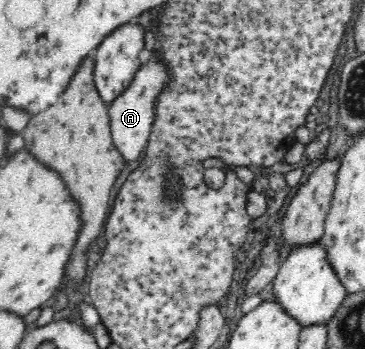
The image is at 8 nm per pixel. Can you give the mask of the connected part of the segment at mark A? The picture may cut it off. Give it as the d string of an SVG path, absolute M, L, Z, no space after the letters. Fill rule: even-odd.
M155 57L142 66L135 75L131 85L113 102L107 104L107 116L109 117L111 138L118 152L123 158L124 165L131 160L137 160L143 148L147 146L147 138L151 134L153 126L153 114L155 114L155 100L160 96L162 89L168 82L167 71Z

